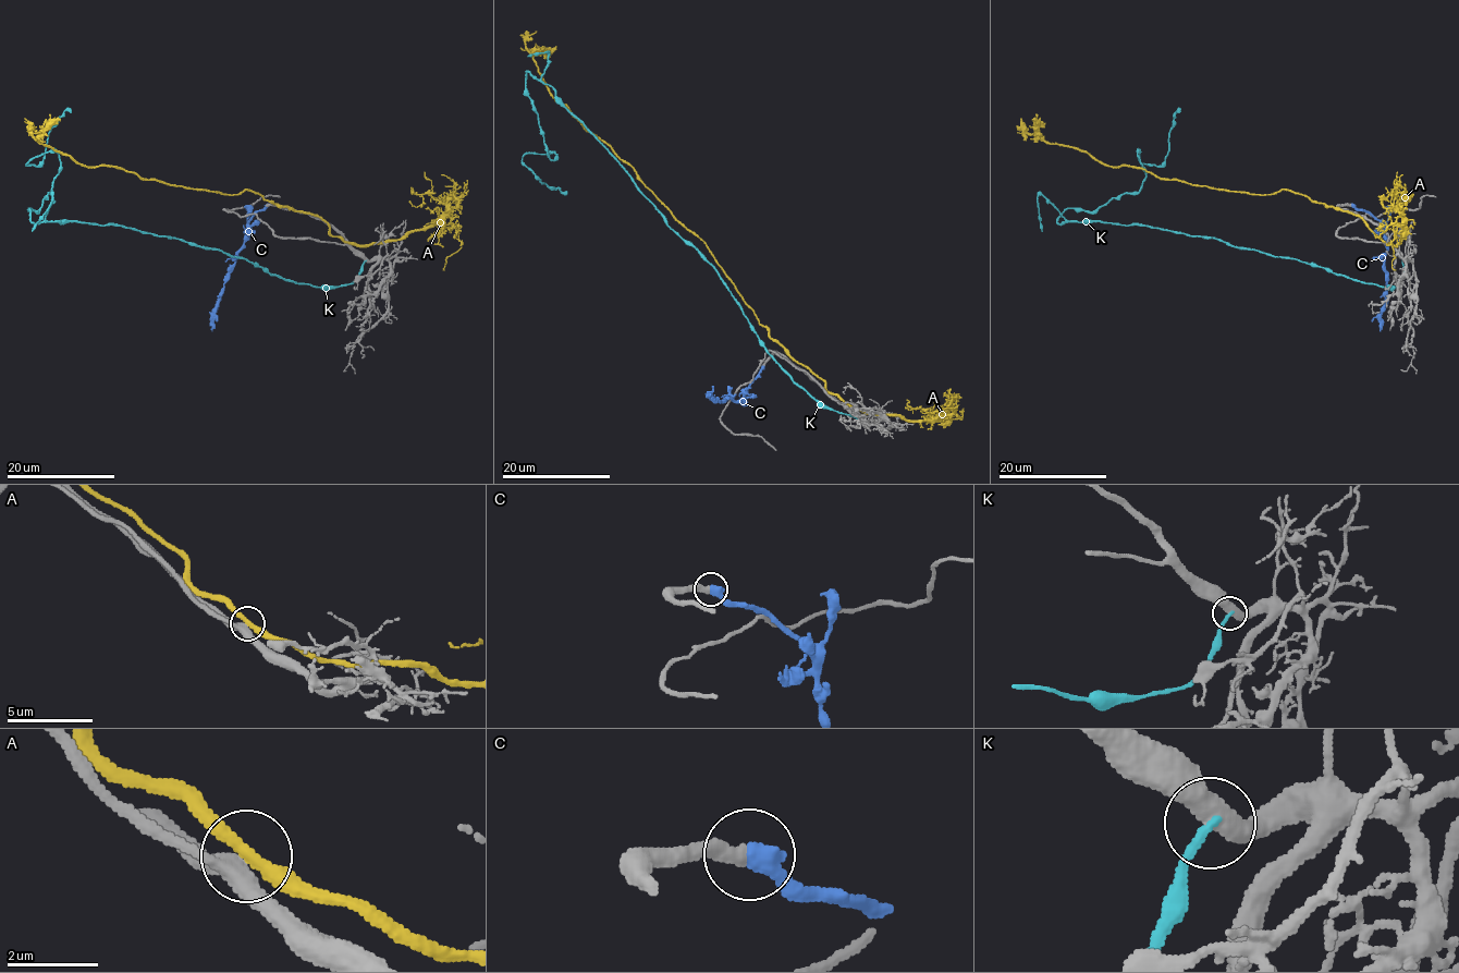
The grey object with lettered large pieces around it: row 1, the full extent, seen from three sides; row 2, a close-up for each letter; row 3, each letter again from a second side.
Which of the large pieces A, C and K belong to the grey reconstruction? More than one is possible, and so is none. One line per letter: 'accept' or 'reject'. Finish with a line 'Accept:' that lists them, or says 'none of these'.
A: reject
C: accept
K: reject
Accept: C

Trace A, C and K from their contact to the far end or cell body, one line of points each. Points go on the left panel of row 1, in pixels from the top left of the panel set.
A: (348, 242), (319, 217), (248, 190), (229, 195), (81, 166), (40, 144), (24, 118)
C: (268, 205), (246, 224), (244, 246), (237, 253), (224, 284), (213, 314), (212, 330)
K: (365, 260), (352, 283), (314, 287), (173, 236), (35, 223), (29, 208), (61, 160), (26, 163), (71, 112)

